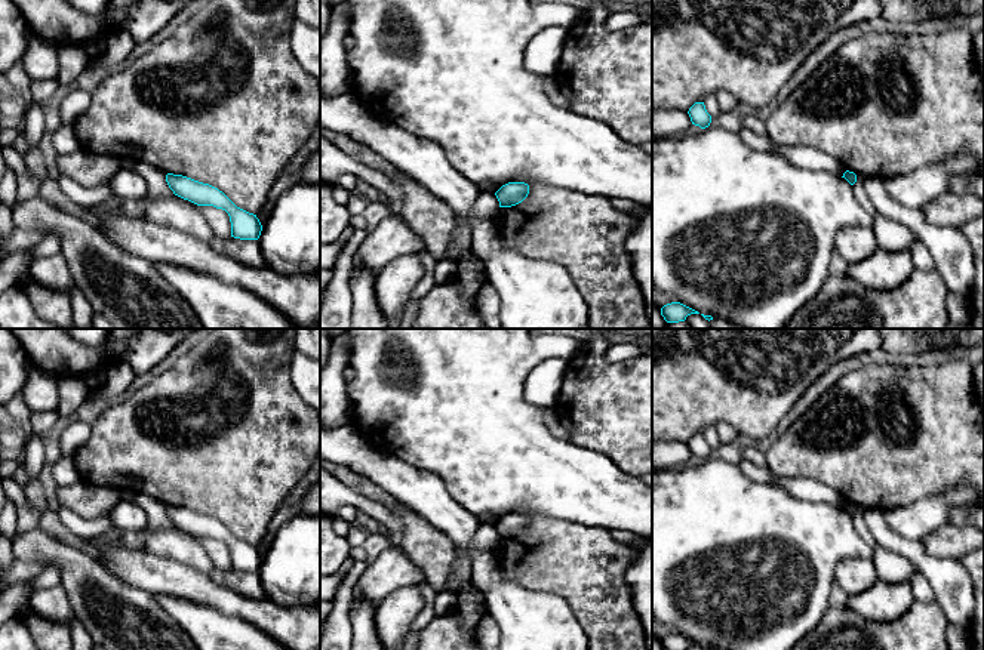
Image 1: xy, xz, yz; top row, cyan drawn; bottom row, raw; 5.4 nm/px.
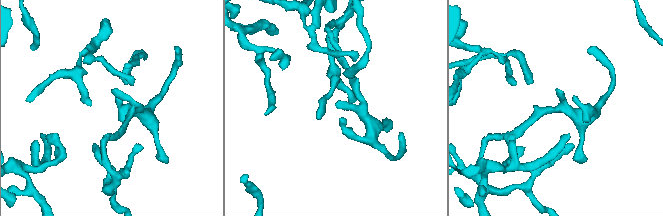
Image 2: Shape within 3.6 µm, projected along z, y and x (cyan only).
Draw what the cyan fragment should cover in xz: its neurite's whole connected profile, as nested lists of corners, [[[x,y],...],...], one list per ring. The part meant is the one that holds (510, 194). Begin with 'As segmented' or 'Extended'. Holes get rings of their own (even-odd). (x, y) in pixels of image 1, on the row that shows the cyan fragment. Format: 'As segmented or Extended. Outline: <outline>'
As segmented. Outline: [[[508,182],[496,192],[499,207],[511,207],[522,203],[529,194],[529,185],[525,182]]]

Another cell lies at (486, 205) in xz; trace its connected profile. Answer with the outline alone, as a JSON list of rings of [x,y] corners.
[[[482,191],[474,201],[473,213],[479,218],[492,219],[499,210],[499,201],[493,192]]]

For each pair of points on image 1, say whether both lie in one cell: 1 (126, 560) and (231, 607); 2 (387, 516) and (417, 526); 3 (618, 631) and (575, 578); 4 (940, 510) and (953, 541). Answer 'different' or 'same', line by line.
1: same
2: different
3: same
4: different

